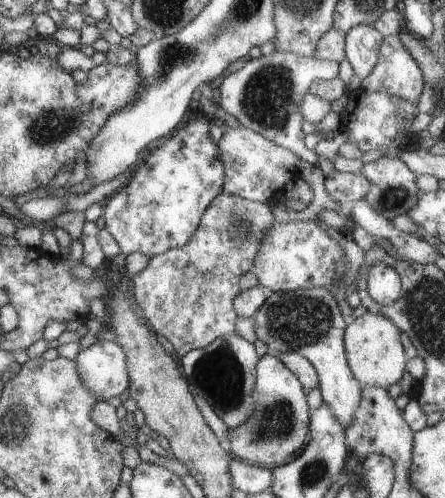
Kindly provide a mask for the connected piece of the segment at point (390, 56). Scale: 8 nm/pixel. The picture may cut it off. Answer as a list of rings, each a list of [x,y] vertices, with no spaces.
[[[392,35],[383,37],[377,63],[374,65],[370,76],[367,76],[361,82],[360,90],[370,91],[371,93],[388,93],[417,104],[424,85],[423,72],[411,54],[411,50],[402,44],[399,35]]]

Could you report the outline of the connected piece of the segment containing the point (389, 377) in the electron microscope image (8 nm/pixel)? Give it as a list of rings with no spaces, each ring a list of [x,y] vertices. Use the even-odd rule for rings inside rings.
[[[366,311],[362,316],[348,322],[344,331],[343,343],[347,363],[352,374],[362,385],[374,385],[388,390],[389,386],[398,383],[406,372],[408,360],[400,342],[397,325],[382,315],[373,315]]]

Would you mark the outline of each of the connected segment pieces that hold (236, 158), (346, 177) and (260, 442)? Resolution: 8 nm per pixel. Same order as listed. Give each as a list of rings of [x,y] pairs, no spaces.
[[[226,126],[217,145],[225,168],[223,190],[227,193],[272,204],[280,197],[285,186],[299,176],[298,162],[301,158],[297,154],[245,126]]]
[[[337,169],[325,177],[324,186],[332,200],[343,205],[364,198],[371,189],[370,181],[362,173],[349,173]]]
[[[266,353],[258,359],[256,368],[257,381],[253,395],[257,407],[250,419],[230,430],[232,434],[227,449],[232,456],[272,469],[290,462],[305,447],[312,412],[300,381],[282,364],[276,353]]]

